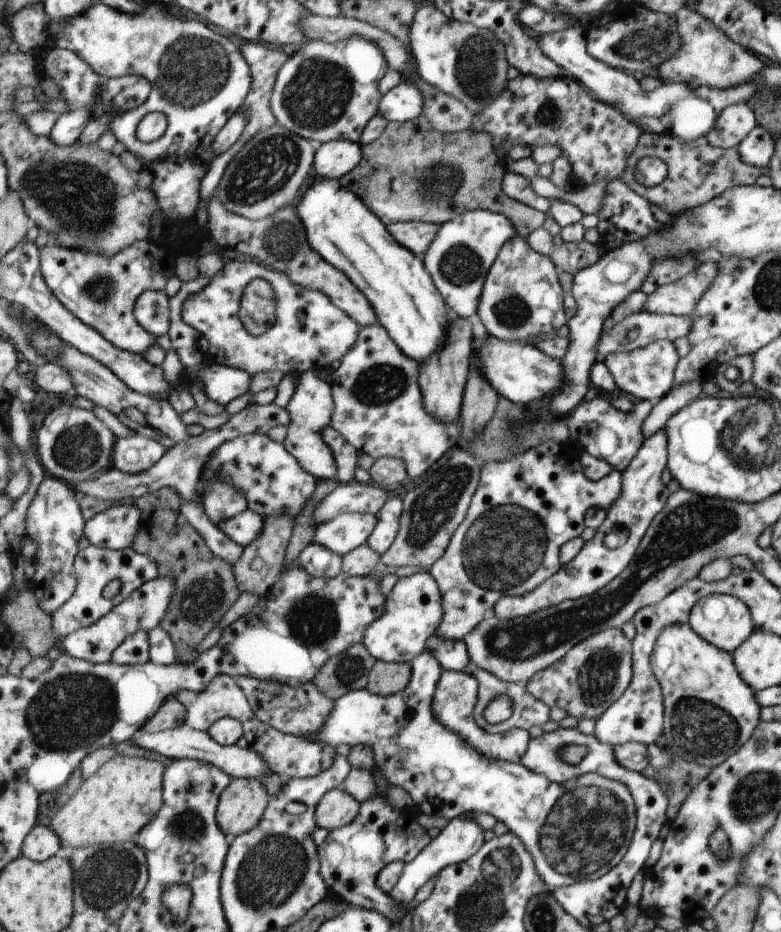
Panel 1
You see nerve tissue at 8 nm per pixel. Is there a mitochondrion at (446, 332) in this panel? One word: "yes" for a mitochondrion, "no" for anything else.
no

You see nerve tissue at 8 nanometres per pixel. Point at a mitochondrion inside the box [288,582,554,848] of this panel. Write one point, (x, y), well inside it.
(345, 674)

